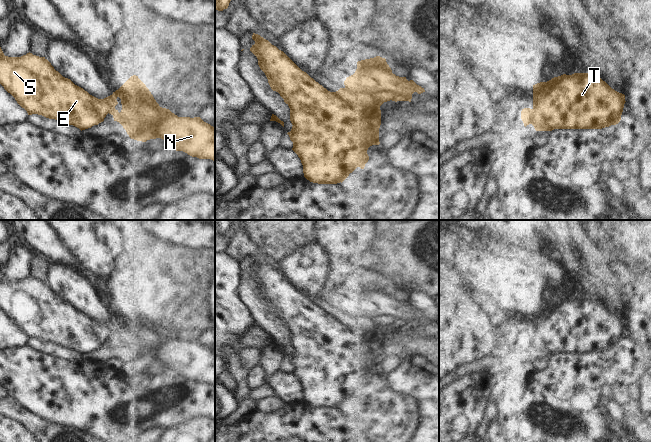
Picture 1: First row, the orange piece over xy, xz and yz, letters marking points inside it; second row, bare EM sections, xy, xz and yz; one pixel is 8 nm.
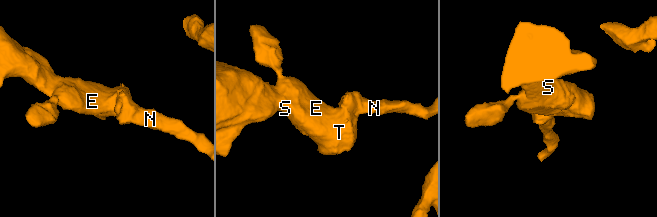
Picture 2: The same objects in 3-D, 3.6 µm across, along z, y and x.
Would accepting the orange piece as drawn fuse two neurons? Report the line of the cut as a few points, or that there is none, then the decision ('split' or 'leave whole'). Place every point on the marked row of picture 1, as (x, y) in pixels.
xy (128, 80), (126, 105), (121, 113), (126, 130) | split

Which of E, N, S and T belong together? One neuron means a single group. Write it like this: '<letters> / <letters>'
E S T / N

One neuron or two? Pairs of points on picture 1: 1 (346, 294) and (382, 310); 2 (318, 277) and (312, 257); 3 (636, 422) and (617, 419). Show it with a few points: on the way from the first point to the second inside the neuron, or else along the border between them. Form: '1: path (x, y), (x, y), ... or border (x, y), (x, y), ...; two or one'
1: path (355, 301), (371, 302), (373, 304); one
2: path (313, 272), (312, 262); one
3: border (625, 412), (628, 424), (634, 431); two

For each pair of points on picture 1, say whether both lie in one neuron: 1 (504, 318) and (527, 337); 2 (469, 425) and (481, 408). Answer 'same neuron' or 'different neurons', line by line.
1: same neuron
2: same neuron

